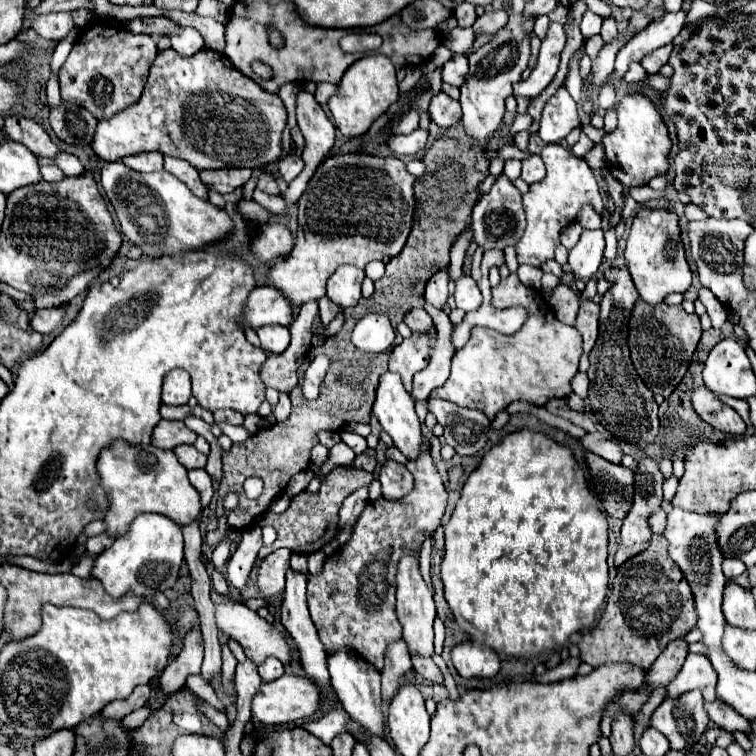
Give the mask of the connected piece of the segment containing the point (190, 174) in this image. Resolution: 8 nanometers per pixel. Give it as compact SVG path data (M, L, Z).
M165 158L165 170L171 172L173 176L177 176L181 182L185 182L189 186L189 190L199 196L201 200L207 200L207 186L201 182L197 168L193 168L189 162L185 160L177 160L177 158Z

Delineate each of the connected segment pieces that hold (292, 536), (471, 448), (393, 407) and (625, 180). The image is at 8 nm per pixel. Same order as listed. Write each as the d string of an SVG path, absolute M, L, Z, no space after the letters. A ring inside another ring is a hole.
M335 468L327 478L321 480L321 488L317 494L311 494L303 491L291 499L289 508L281 514L273 514L273 512L265 512L265 516L261 516L261 520L257 522L259 526L275 526L277 530L277 540L271 546L263 546L259 550L259 558L269 556L273 550L277 548L289 548L291 552L299 552L299 554L311 554L321 550L327 542L331 542L337 534L337 520L339 520L339 508L343 504L343 500L355 492L361 486L369 486L369 482L373 480L371 472L365 470L351 470L351 468Z
M435 398L429 400L429 410L445 428L443 436L459 456L473 456L485 446L489 420L483 412L461 408L457 404Z
M383 374L379 388L377 388L377 398L373 404L373 414L377 416L377 420L381 422L383 430L391 436L393 444L407 456L407 460L417 460L421 450L423 450L423 432L421 432L421 424L419 418L415 414L413 408L413 398L407 394L407 390L401 384L401 378L397 374Z
M631 92L619 102L617 112L619 112L617 128L611 134L605 134L605 138L603 138L605 160L607 160L607 166L613 174L613 178L619 180L623 186L631 188L648 185L653 176L667 174L671 138L669 138L667 124L663 122L655 104L641 92ZM613 156L629 156L629 168L637 168L637 170L621 170L615 164Z

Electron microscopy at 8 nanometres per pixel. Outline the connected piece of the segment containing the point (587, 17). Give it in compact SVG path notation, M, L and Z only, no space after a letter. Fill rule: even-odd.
M587 10L587 12L583 14L581 24L579 24L579 30L581 30L583 38L587 40L587 38L599 34L599 30L601 30L601 22L603 22L603 20L601 20L597 14L593 14L591 10Z

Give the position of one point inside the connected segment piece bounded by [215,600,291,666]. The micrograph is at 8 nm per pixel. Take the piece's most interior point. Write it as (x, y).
(259, 639)

